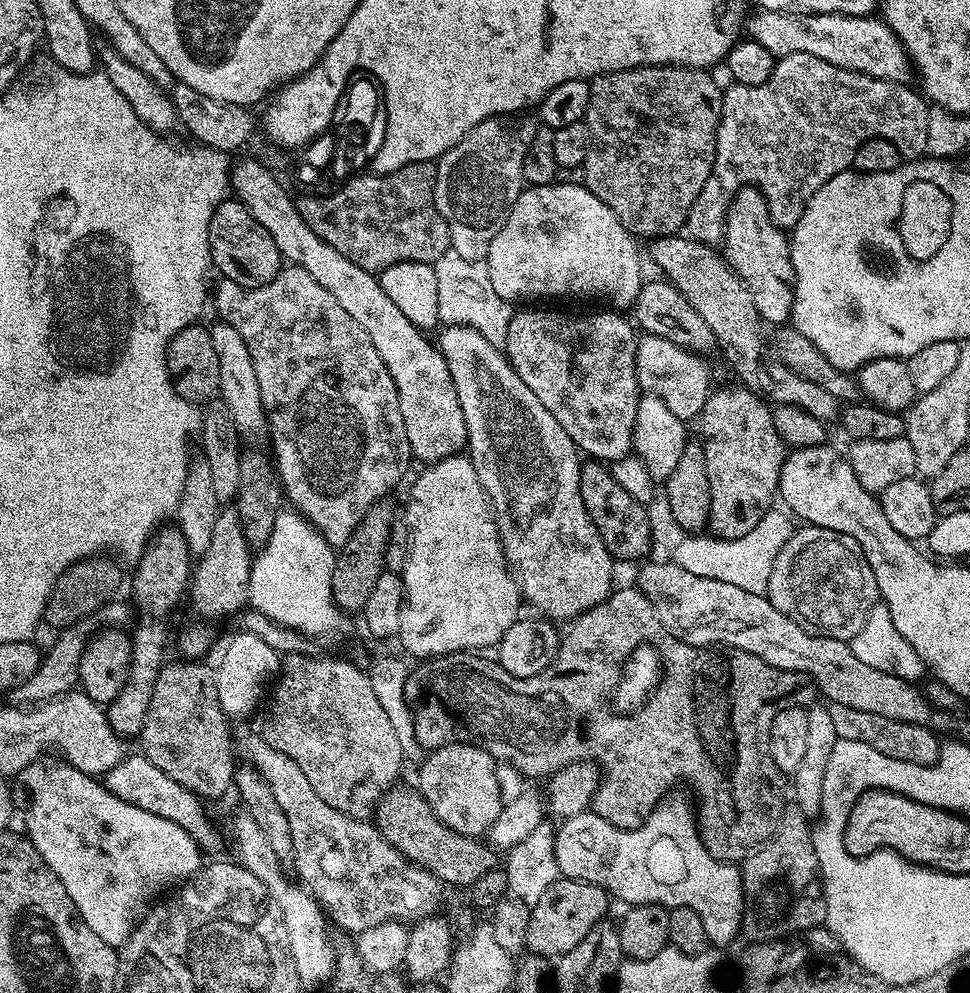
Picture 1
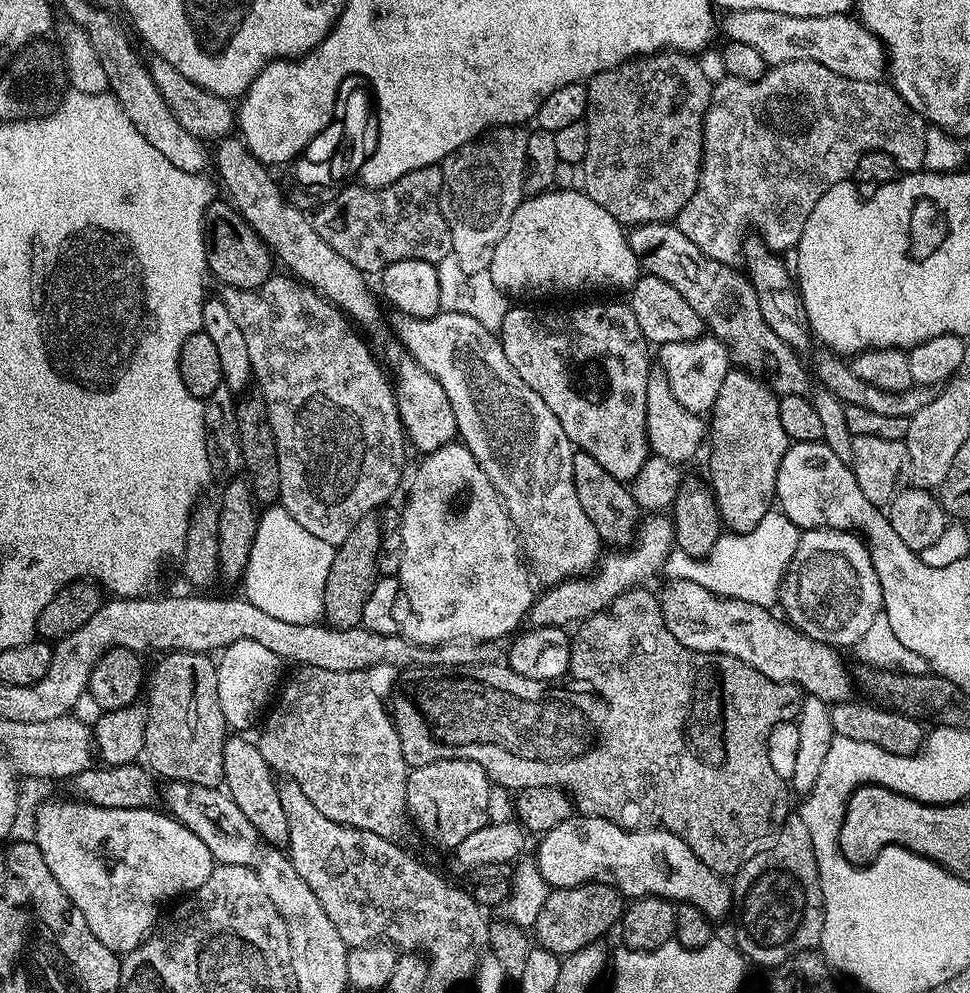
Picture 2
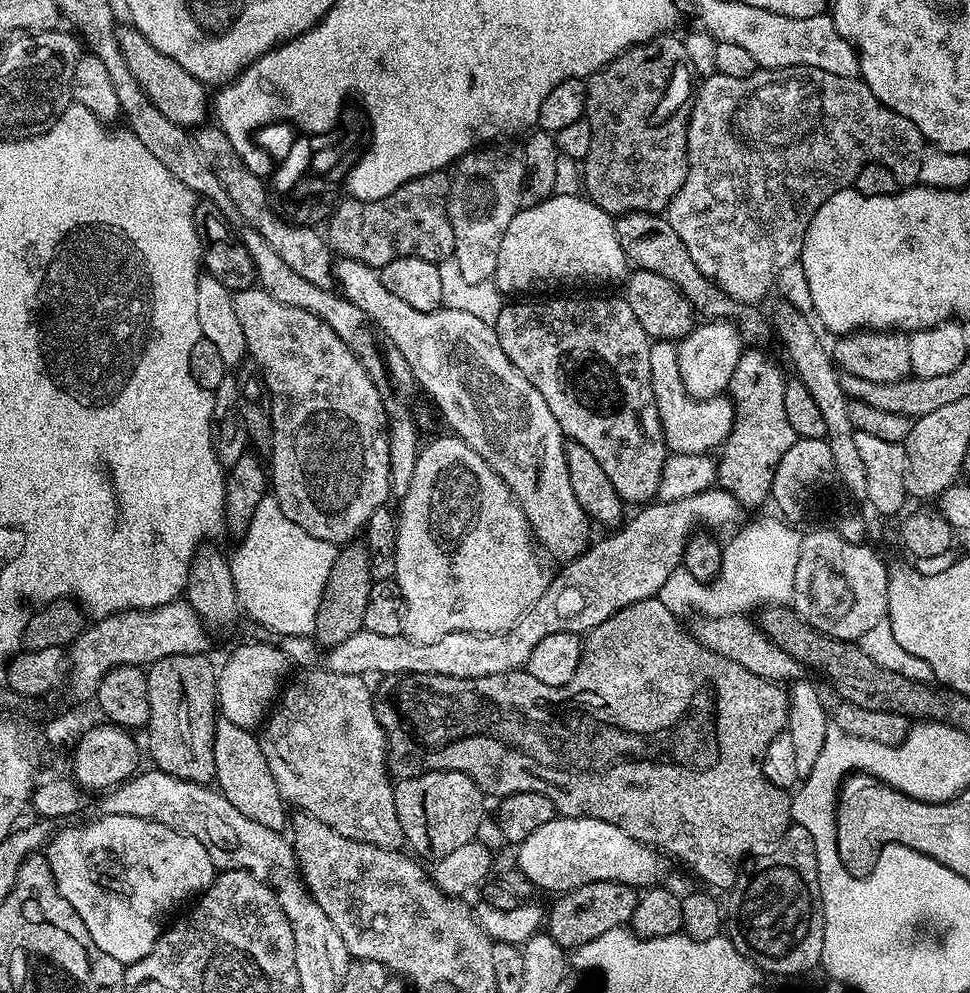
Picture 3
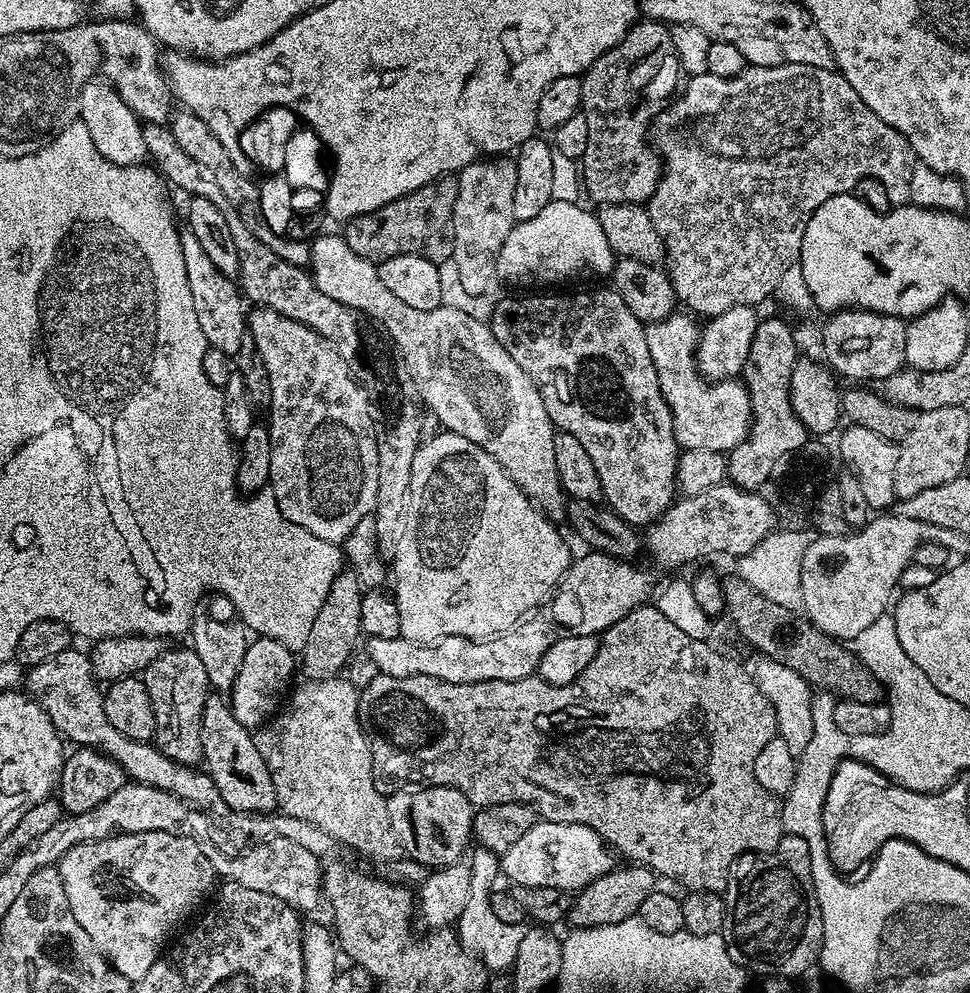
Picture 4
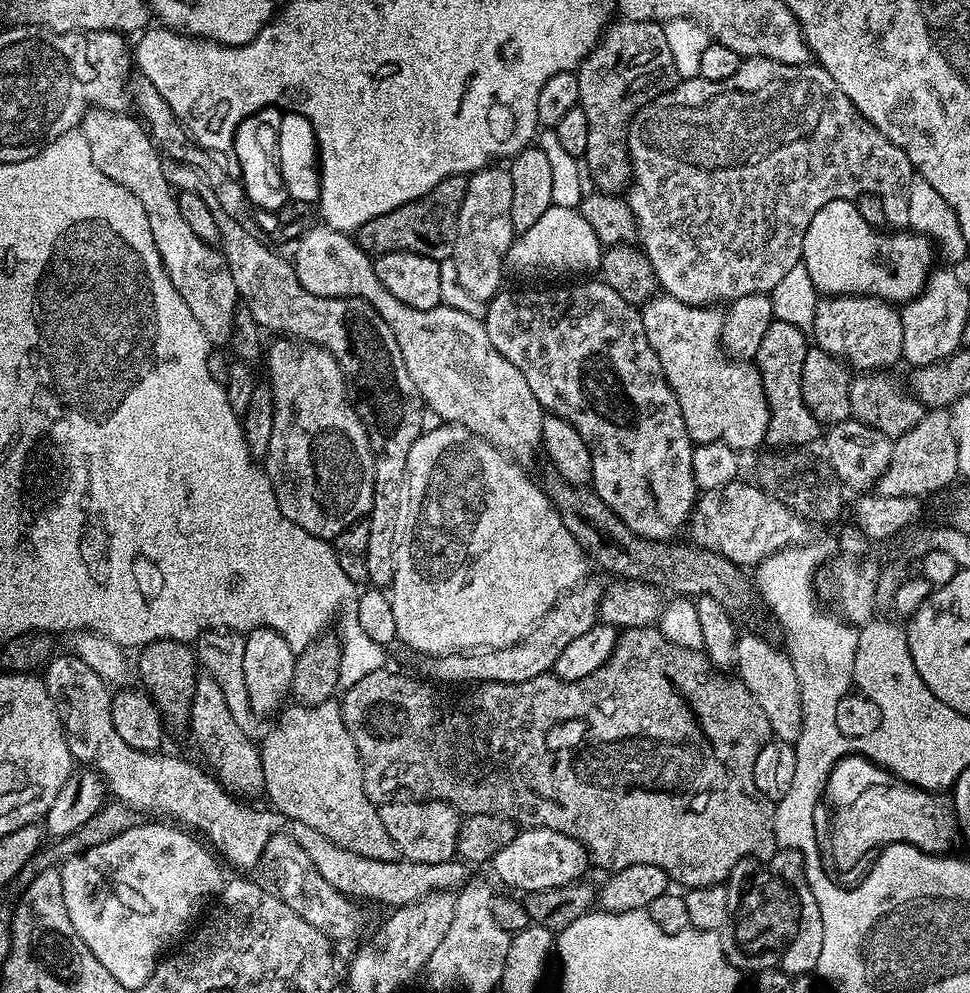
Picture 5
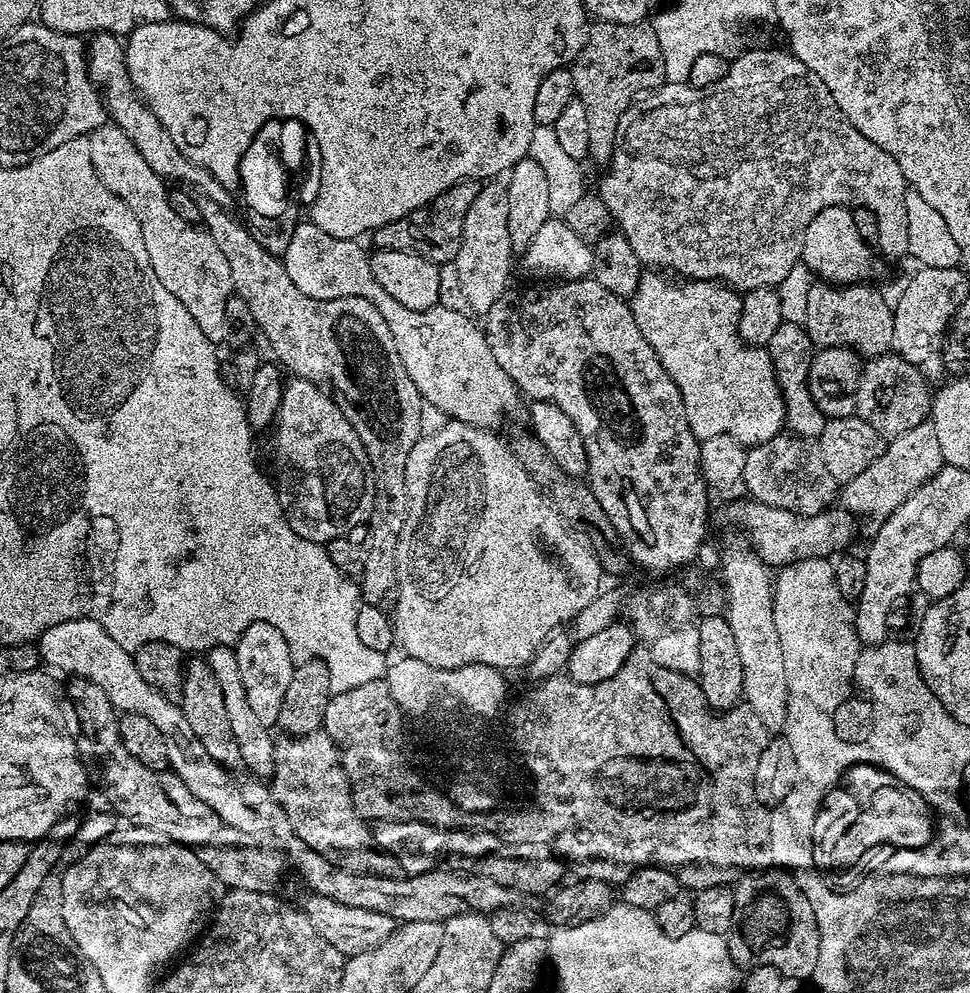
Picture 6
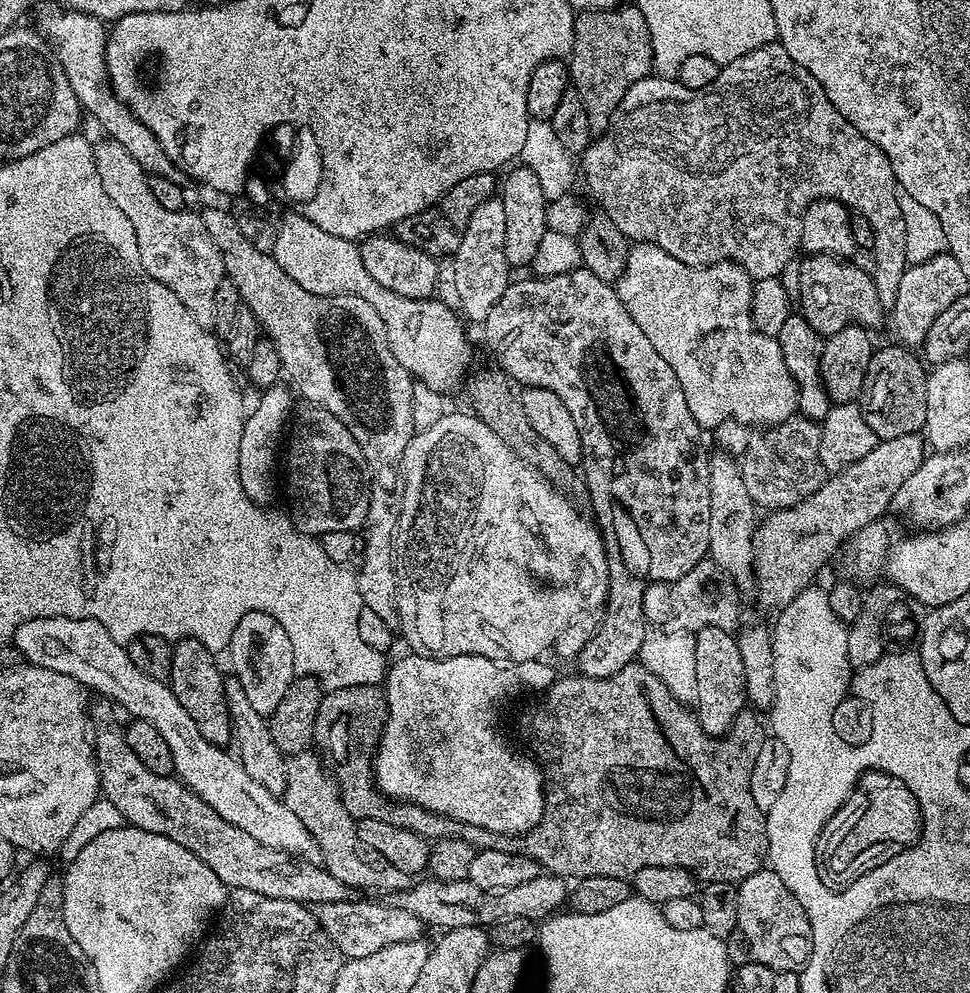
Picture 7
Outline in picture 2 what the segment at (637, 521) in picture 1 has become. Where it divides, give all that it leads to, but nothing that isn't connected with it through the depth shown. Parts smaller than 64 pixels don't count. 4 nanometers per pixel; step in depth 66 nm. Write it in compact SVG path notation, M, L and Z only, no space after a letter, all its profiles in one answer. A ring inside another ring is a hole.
M577 450L574 454L574 490L578 490L578 502L582 502L586 518L594 522L594 530L598 530L605 545L612 544L608 546L620 550L632 544L642 521L642 509L636 504L631 487L625 481L614 478L614 474L590 458L590 454Z

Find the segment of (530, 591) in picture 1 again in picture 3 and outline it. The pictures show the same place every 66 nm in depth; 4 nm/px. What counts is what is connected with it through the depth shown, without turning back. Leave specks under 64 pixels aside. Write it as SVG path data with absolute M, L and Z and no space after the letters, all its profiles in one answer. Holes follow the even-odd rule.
M337 259L334 280L338 288L340 284L339 291L343 296L354 302L362 314L370 317L388 343L399 350L402 358L406 358L413 381L423 391L424 388L428 391L429 398L440 407L445 422L452 427L449 429L466 441L492 467L494 474L506 482L512 497L519 502L524 517L528 519L535 543L559 562L581 556L590 543L590 521L582 506L578 506L578 498L574 498L574 489L570 486L570 474L566 474L564 431L558 426L558 418L550 414L546 398L542 398L542 394L538 394L531 382L513 366L510 358L506 358L506 350L502 350L502 342L498 342L495 327L482 322L482 318L474 318L474 314L465 314L463 310L450 310L443 306L436 312L414 310L414 306L394 298L394 294L382 286L377 269L362 262Z

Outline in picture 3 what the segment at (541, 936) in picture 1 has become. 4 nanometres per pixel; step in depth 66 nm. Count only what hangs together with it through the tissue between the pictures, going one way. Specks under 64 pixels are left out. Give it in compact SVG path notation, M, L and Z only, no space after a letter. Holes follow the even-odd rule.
M590 882L586 886L578 886L574 890L557 895L556 900L546 912L546 931L554 938L556 948L575 950L586 942L594 942L594 938L602 938L606 930L625 927L634 914L634 906L638 892L633 885L622 882Z

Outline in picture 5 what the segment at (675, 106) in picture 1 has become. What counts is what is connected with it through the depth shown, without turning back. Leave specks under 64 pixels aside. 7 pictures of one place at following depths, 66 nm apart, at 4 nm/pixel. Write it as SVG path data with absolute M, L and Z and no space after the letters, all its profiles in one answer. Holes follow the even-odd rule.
M621 19L619 23L613 23L603 33L600 43L581 62L576 72L580 95L578 107L586 110L586 122L590 122L590 134L586 141L586 154L583 157L588 163L586 172L588 176L592 175L592 180L596 183L593 185L599 191L613 194L623 193L632 179L632 161L628 158L626 115L624 116L623 110L620 109L620 103L624 100L624 84L644 84L647 80L656 80L664 71L669 71L672 62L670 48L666 46L666 34L657 21Z

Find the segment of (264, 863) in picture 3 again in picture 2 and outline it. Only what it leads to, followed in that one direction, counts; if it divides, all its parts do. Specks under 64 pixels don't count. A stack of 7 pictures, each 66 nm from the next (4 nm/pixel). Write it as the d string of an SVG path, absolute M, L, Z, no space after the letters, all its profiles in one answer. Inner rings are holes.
M178 780L171 781L167 787L169 788L164 792L164 800L168 803L167 811L179 824L198 834L198 838L206 842L206 850L210 850L213 861L251 865L261 855L262 841L258 830L250 826L250 818L246 818L246 814L238 810L227 791Z

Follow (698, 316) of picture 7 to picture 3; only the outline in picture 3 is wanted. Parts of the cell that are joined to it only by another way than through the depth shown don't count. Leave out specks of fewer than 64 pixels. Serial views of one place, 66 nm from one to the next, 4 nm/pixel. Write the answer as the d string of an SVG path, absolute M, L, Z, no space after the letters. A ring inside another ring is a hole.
M656 340L653 343L650 350L650 382L654 390L654 402L658 402L664 445L669 453L711 453L719 449L724 439L732 433L736 410L732 407L731 399L724 394L709 400L694 399L682 382L682 374L678 374L678 354L672 340Z

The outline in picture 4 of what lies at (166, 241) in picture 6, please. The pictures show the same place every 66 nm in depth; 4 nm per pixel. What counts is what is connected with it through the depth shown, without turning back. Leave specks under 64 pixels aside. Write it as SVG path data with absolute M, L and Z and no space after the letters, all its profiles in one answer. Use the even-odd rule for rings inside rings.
M103 78L85 80L80 85L80 91L75 97L74 104L78 109L79 123L84 124L86 130L90 130L90 138L94 138L94 146L110 163L122 165L139 164L147 157L148 151L144 141L141 117L136 116L134 110L130 110L130 106L126 106L126 102L122 102L122 98L116 93L116 89L107 80ZM184 230L180 234L180 245L184 251L186 262L186 282L190 282L190 294L194 297L194 310L198 314L198 322L202 325L202 334L206 334L209 348L222 350L229 358L235 357L236 351L242 343L246 333L246 305L245 297L233 277L222 274L214 262L198 246L198 238Z

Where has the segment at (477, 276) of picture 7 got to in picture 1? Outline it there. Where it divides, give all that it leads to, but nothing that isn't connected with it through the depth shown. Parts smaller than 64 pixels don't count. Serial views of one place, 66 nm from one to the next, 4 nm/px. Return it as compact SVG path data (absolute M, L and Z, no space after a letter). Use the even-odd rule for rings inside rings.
M509 114L506 116L492 116L483 120L474 130L470 130L450 150L446 150L435 161L436 185L434 198L438 206L438 214L446 218L446 226L452 235L451 251L462 254L467 260L483 261L490 250L490 242L494 242L494 234L502 230L514 202L524 191L524 159L526 150L530 150L530 142L534 138L538 124L528 114Z

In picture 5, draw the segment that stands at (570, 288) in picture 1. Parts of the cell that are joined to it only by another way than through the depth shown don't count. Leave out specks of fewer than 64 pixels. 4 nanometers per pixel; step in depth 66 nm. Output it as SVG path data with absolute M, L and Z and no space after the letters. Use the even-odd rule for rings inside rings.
M557 208L546 210L530 230L519 233L513 239L508 251L507 267L516 272L528 272L537 268L544 272L592 272L600 267L602 245L600 240L590 230L590 222L582 218L582 214L575 208Z

